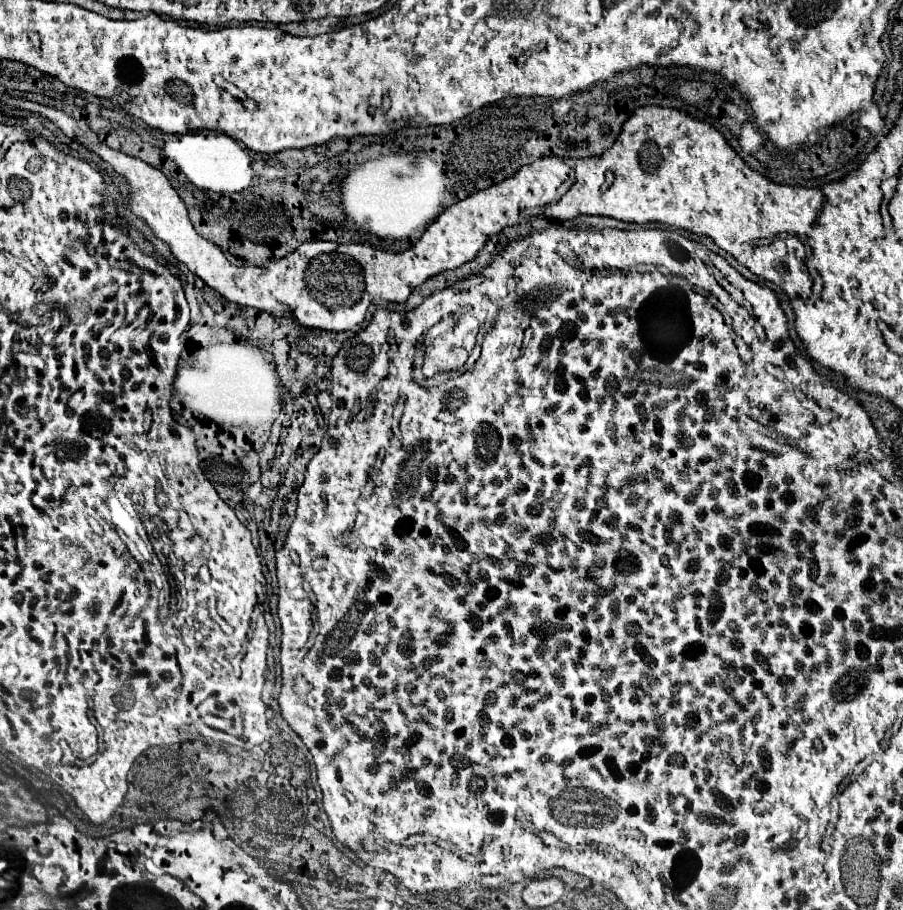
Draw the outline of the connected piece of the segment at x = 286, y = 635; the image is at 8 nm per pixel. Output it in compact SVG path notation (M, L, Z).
M279 550L275 554L275 564L277 564L277 580L279 580L279 588L277 588L277 616L281 620L281 652L279 652L279 662L281 666L295 668L301 664L301 650L305 648L313 622L311 622L311 612L313 606L309 602L307 592L303 590L303 578L301 574L297 574L297 566L287 558L285 550Z

